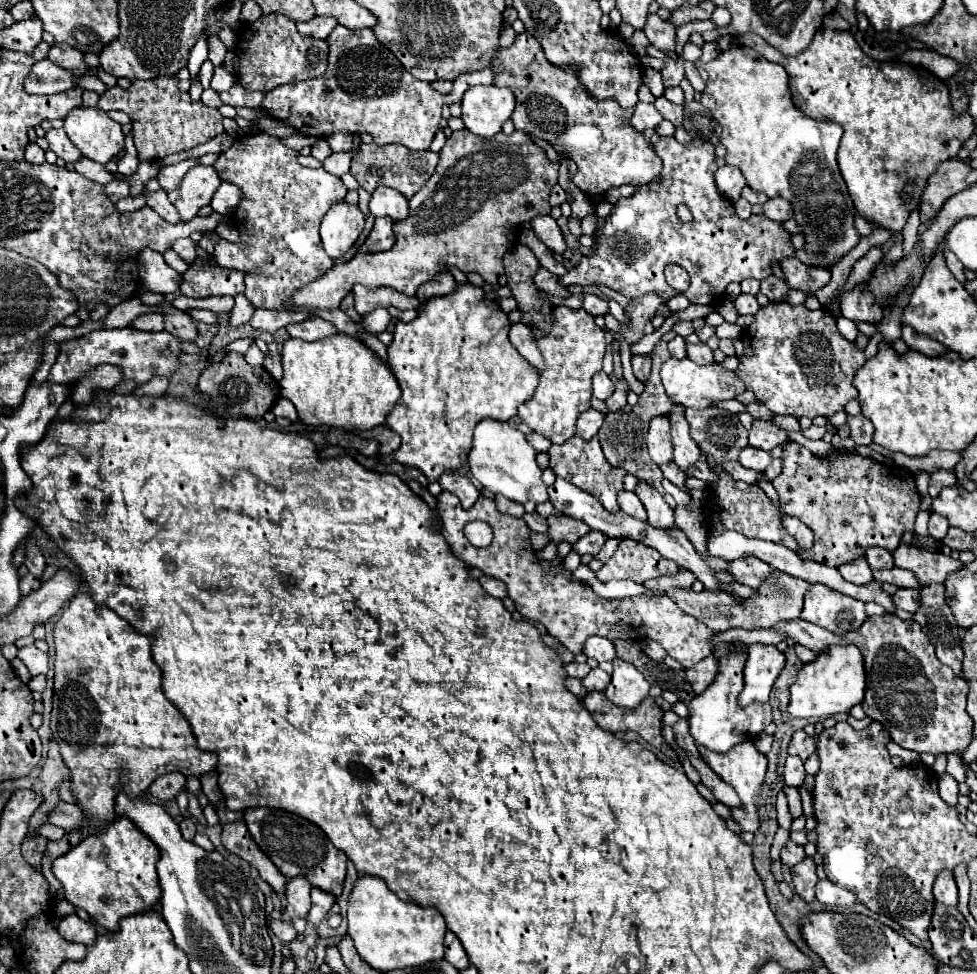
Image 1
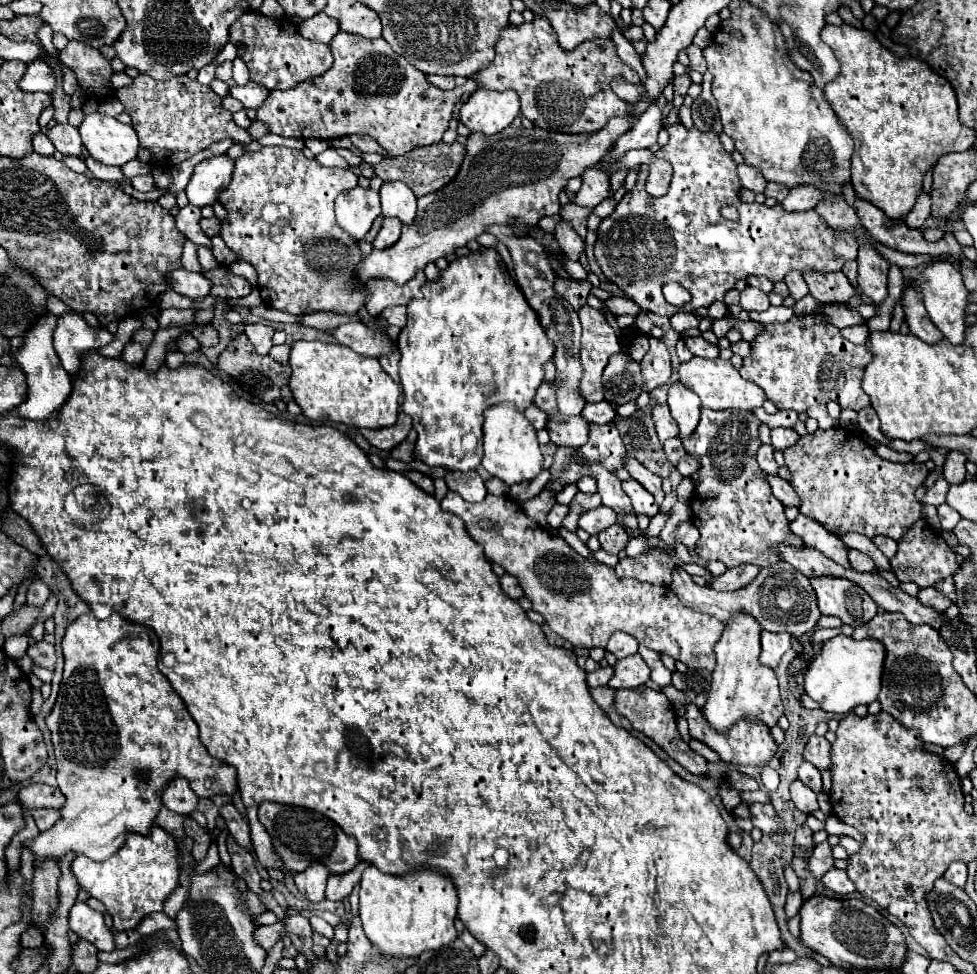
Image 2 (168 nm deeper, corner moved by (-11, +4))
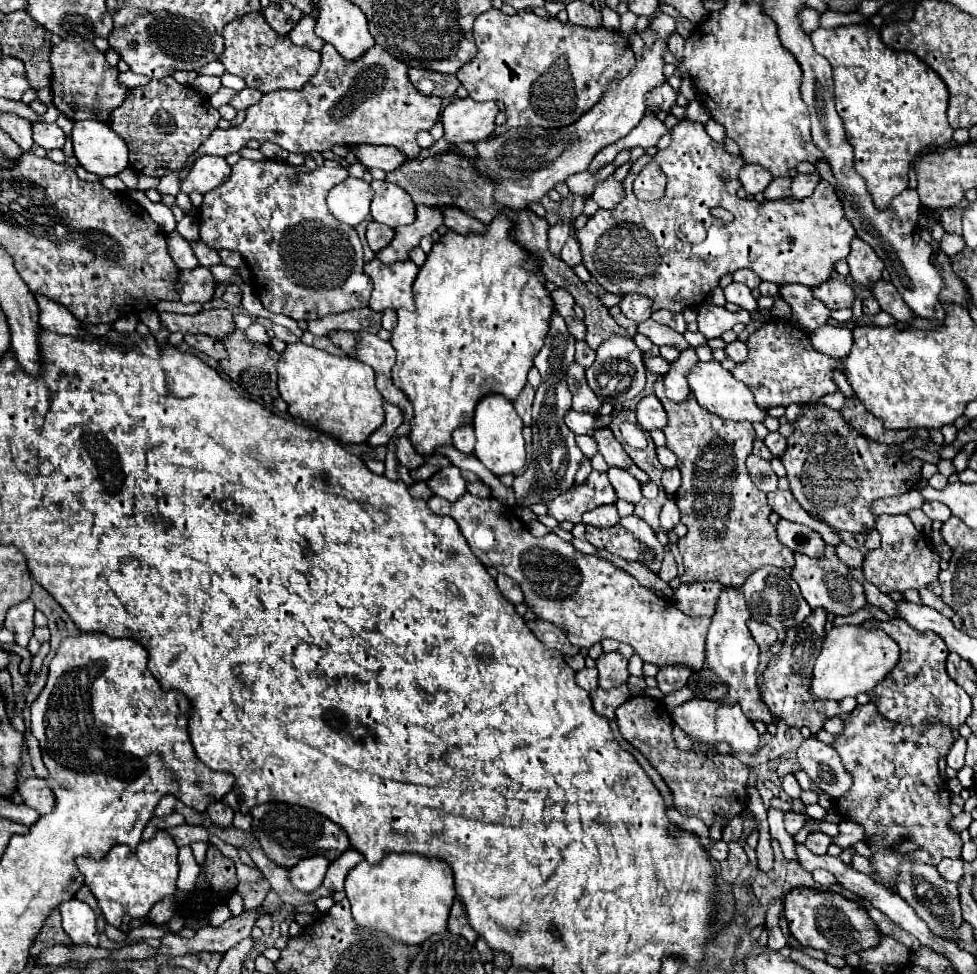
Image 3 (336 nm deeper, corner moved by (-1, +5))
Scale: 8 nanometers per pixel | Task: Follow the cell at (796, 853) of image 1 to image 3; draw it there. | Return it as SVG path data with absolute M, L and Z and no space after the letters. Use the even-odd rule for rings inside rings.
M792 811L787 812L787 815L785 815L785 829L787 829L789 835L795 835L803 825L805 825L805 815Z

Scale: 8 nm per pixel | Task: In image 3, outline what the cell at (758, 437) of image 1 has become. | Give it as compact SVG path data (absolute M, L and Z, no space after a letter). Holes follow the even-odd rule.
M773 431L773 433L769 433L769 435L765 437L765 445L767 445L767 449L769 449L775 457L781 457L781 453L783 453L785 447L787 447L787 439L785 439L779 431Z

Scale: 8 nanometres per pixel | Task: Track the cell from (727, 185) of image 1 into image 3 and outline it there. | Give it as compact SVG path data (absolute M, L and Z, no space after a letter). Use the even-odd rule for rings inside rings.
M745 165L739 171L739 181L749 195L761 193L769 185L771 179L773 179L771 173L767 169L763 169L761 165Z

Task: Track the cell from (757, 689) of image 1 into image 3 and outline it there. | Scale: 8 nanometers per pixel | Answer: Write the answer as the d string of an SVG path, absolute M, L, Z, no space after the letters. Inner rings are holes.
M749 621L747 623L747 627L749 627L749 631L751 631L751 635L753 635L753 639L757 641L757 645L759 645L759 649L765 653L765 651L769 651L771 649L771 645L777 641L777 633L769 627L769 625L763 625L763 623L759 623L759 621Z

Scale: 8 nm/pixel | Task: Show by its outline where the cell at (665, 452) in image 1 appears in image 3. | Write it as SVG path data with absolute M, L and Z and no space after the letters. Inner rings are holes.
M647 395L637 405L637 421L643 431L663 429L667 425L667 413L655 395Z

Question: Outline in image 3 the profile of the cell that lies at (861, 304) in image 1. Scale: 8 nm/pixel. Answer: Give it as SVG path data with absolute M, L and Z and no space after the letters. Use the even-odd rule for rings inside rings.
M857 237L851 241L851 253L847 257L847 263L851 269L851 277L865 289L869 289L871 283L877 283L877 279L881 279L883 261L865 241Z

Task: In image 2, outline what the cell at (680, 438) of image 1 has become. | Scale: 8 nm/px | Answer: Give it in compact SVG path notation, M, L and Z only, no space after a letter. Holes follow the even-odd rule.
M673 382L669 388L669 400L667 400L673 418L679 424L681 436L691 434L691 430L695 430L697 422L699 422L699 410L701 410L701 402L699 396L687 388L683 382Z

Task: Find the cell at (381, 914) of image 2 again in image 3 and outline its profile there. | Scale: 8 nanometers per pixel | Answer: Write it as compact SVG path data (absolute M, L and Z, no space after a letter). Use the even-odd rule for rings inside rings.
M391 853L379 865L361 861L345 881L353 919L359 927L377 929L405 945L421 945L435 933L445 933L449 909L455 899L453 873L439 859L425 859L413 853Z

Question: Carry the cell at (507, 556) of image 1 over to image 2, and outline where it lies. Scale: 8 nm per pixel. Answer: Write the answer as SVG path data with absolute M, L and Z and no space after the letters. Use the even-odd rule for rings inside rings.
M447 492L441 506L465 522L471 538L485 548L485 556L519 580L533 610L545 618L555 634L571 644L605 648L611 634L619 630L631 634L639 644L657 654L667 654L693 670L711 672L715 668L713 646L721 638L725 624L683 606L671 588L617 578L615 568L577 554L563 538L551 536L537 522L531 522L523 514L521 504L517 500L511 504L507 496L487 494L483 502L471 504L459 494ZM483 520L489 520L493 528L483 528Z

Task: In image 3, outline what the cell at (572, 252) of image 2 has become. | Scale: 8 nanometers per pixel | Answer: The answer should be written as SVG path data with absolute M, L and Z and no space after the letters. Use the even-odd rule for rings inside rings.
M569 237L569 241L563 245L561 249L561 259L569 265L569 267L575 267L581 263L581 253L579 253L579 241Z

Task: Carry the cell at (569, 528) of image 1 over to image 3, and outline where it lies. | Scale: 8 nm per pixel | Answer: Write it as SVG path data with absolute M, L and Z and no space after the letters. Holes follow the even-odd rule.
M601 505L593 511L587 511L583 515L583 525L593 525L593 527L613 527L619 523L619 515L615 505Z

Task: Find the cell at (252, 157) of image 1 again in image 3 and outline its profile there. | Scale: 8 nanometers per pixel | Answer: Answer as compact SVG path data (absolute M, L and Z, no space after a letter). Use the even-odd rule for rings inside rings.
M239 159L233 165L229 179L211 193L203 195L197 217L201 225L201 241L213 249L229 249L243 255L255 283L259 283L255 289L267 311L283 313L295 321L309 321L329 313L367 307L373 285L363 273L363 249L359 235L353 227L339 223L325 203L329 189L345 179L345 167L317 167L303 173L285 161Z

